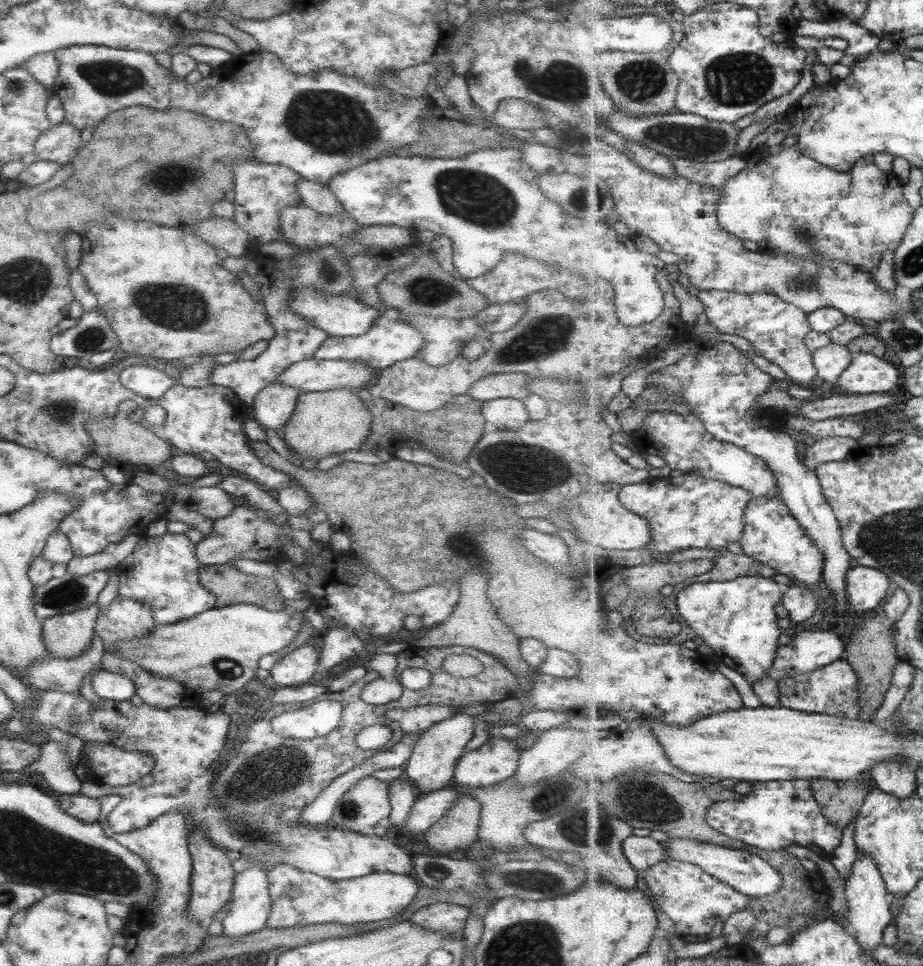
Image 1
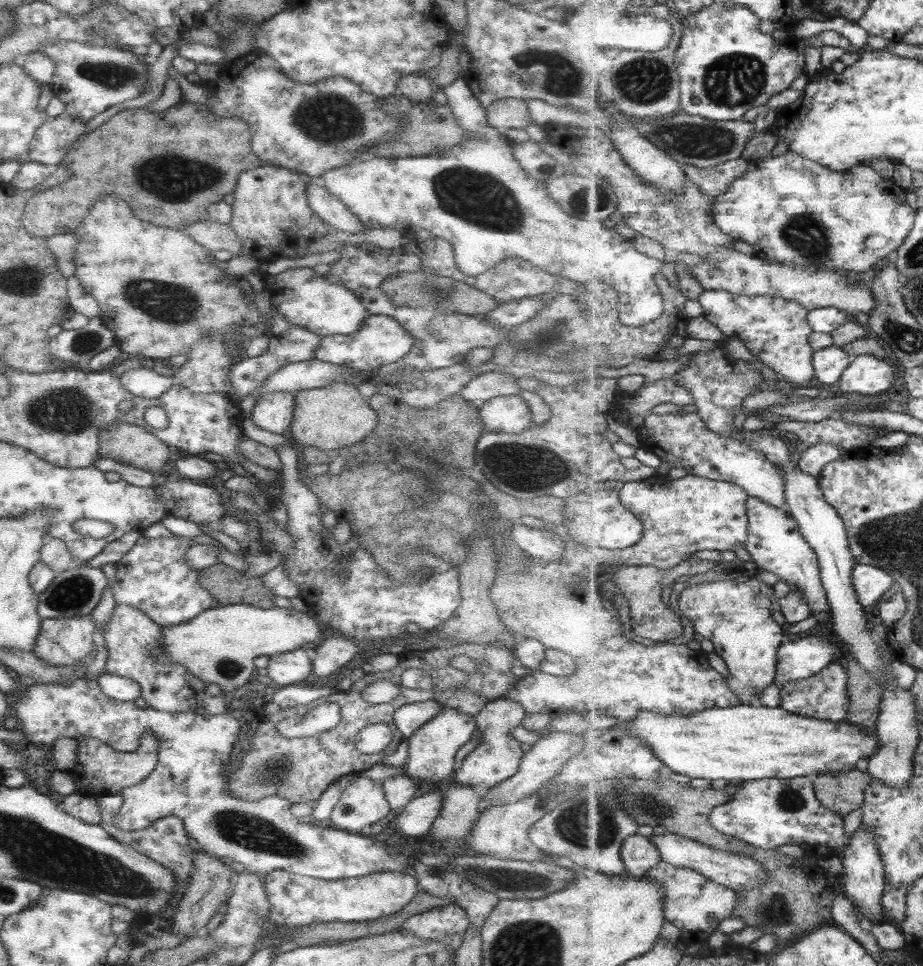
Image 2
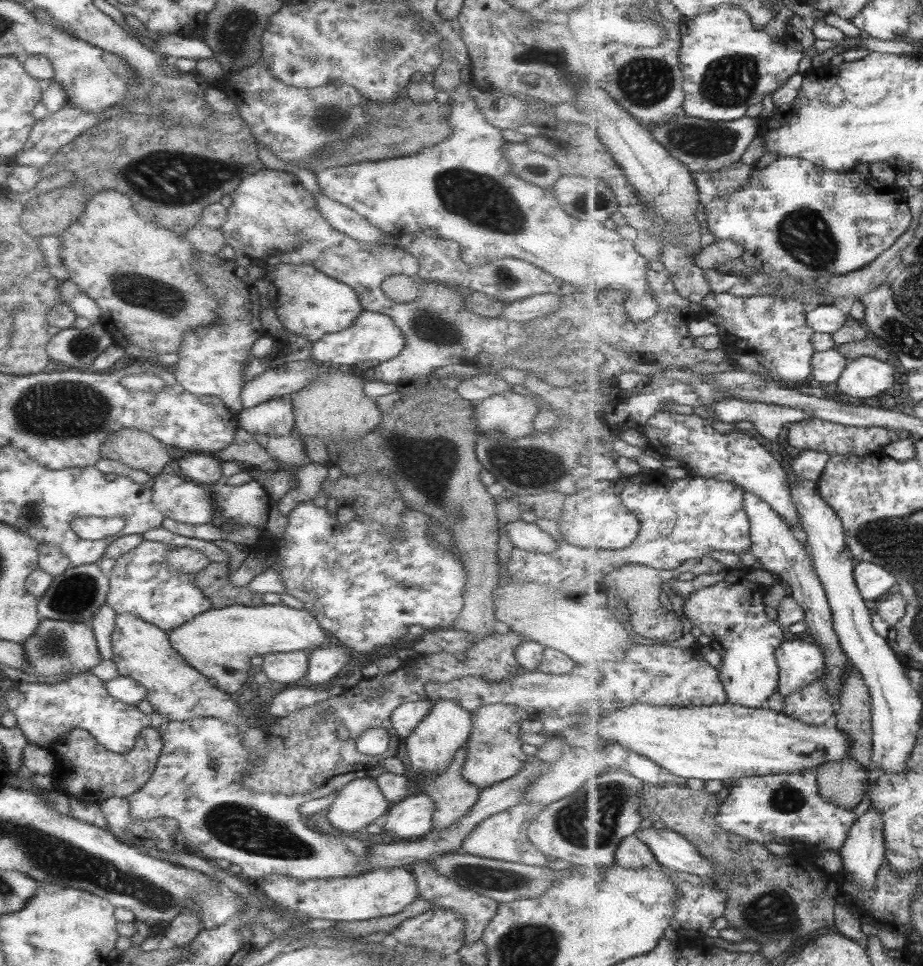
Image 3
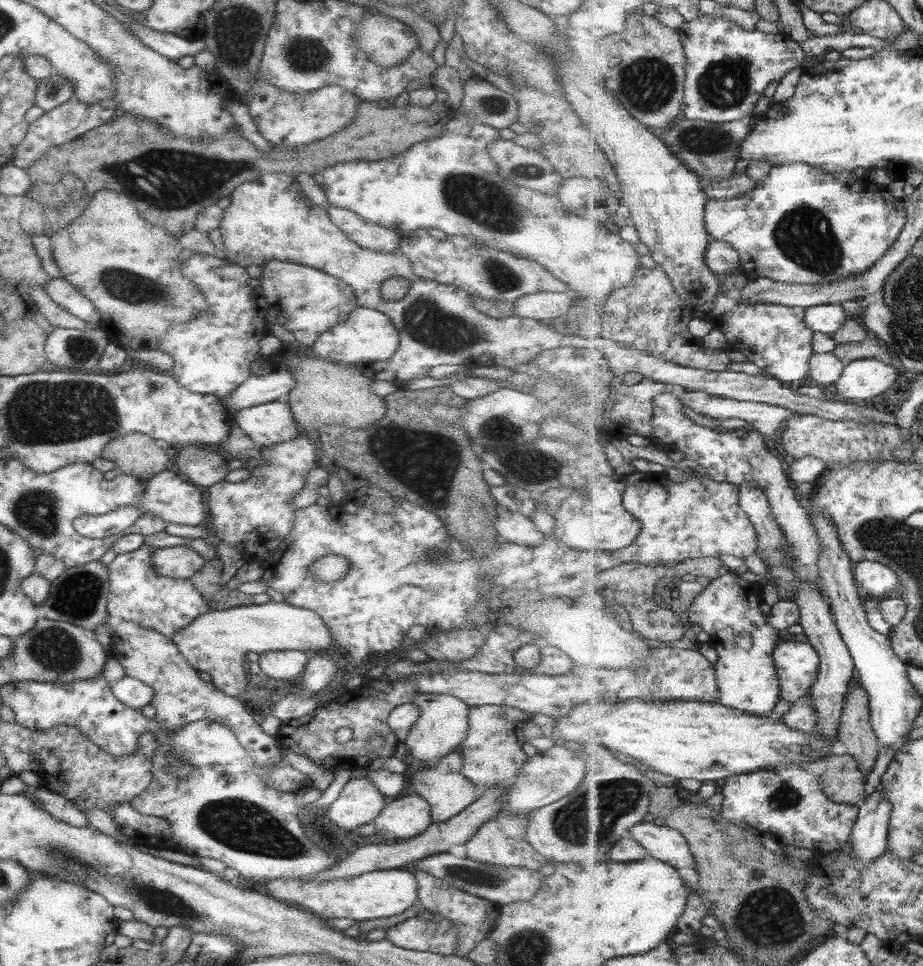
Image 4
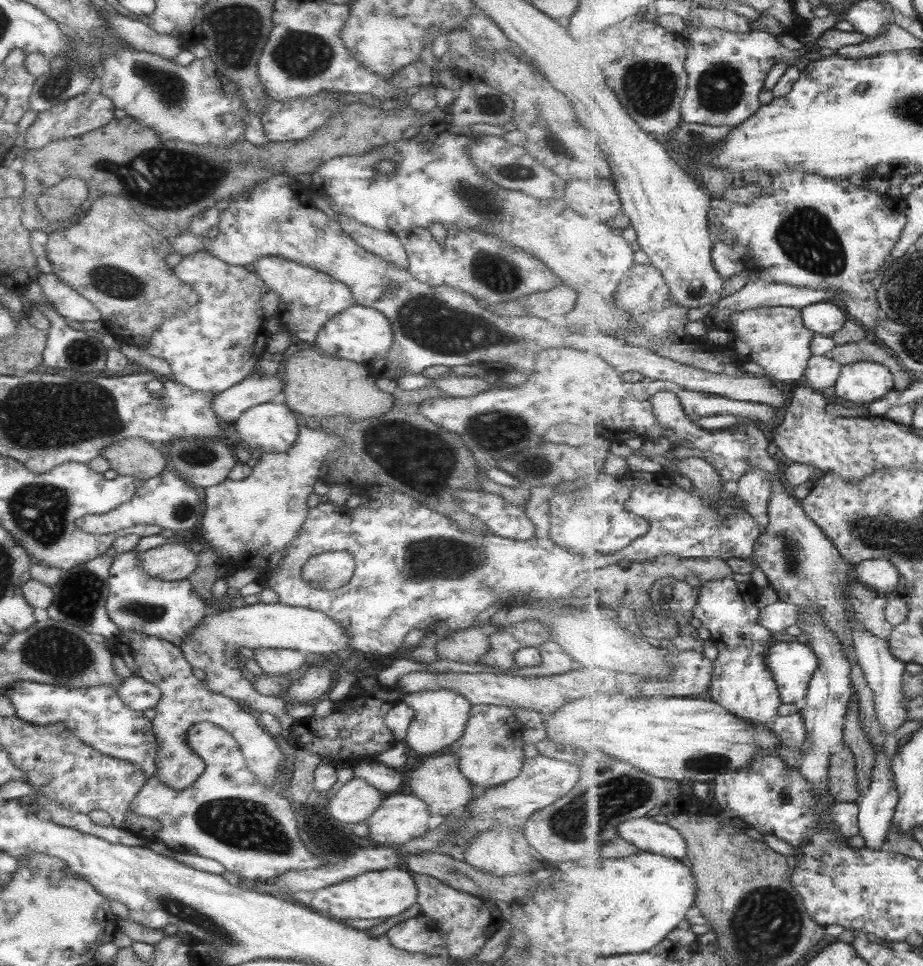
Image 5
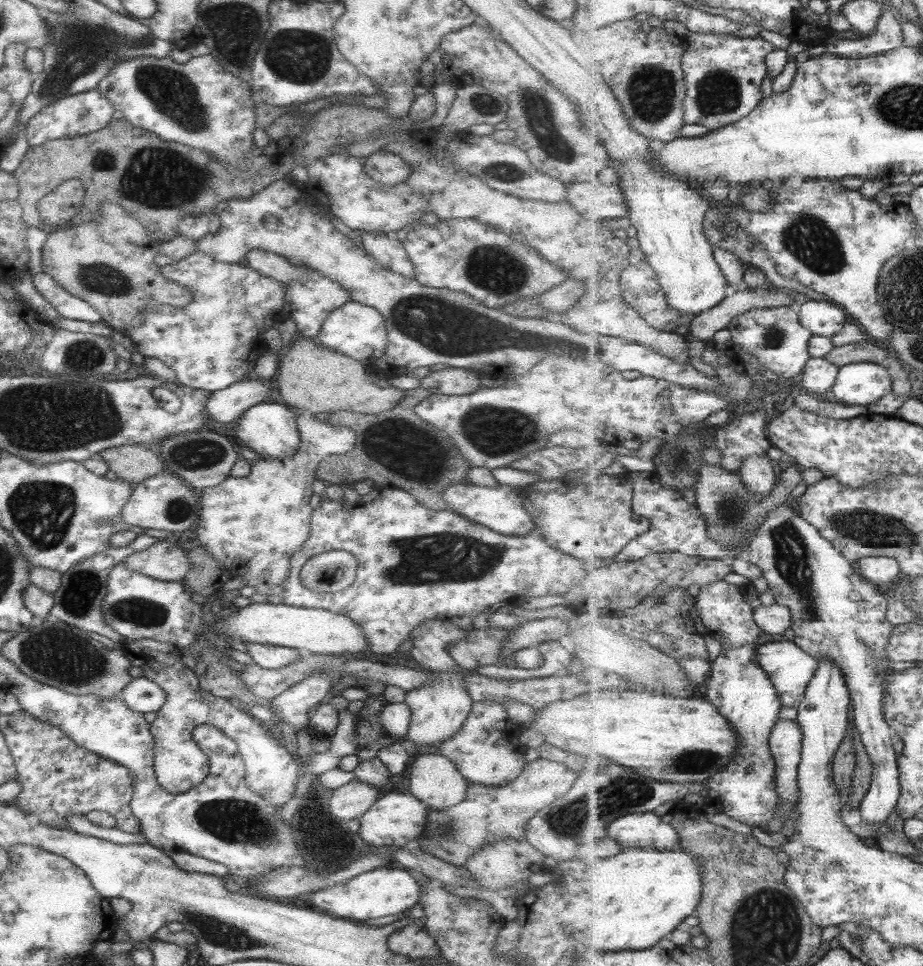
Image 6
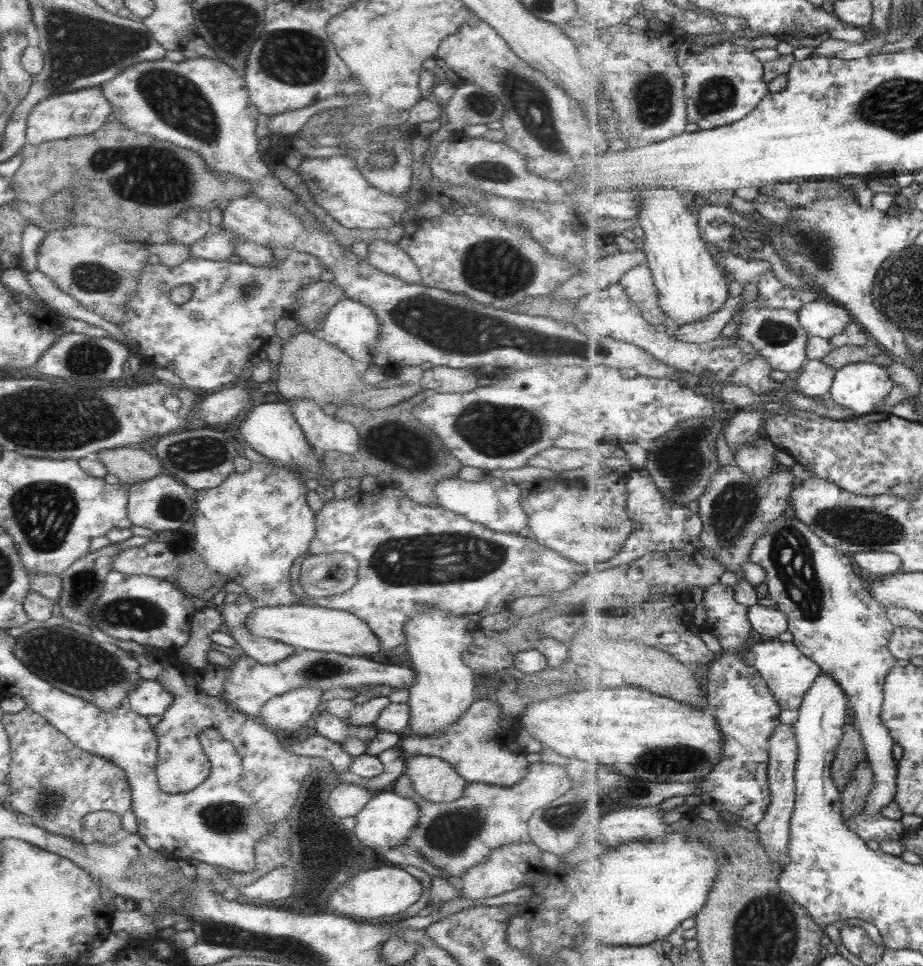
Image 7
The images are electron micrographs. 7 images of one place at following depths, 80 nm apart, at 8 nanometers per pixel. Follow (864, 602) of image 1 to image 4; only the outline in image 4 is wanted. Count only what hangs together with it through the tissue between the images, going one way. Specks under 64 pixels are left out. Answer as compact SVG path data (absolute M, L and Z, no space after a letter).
M873 560L856 562L854 576L859 582L864 596L873 598L885 598L899 584L902 584L893 568L879 562L873 562Z

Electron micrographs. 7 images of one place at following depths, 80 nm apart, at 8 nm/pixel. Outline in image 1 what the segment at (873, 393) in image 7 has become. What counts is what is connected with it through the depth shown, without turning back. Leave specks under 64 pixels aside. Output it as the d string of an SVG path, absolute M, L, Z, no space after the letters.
M854 353L851 366L840 376L838 388L849 394L894 392L899 388L899 370L873 353Z

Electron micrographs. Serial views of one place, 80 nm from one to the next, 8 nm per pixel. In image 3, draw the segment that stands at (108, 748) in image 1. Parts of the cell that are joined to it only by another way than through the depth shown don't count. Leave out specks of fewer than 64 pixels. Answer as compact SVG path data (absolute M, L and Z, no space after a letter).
M143 728L135 737L134 745L126 753L109 752L84 730L73 729L56 738L47 751L53 759L51 777L55 790L79 799L87 804L98 804L109 798L124 801L137 792L148 780L155 766L160 748L159 733L154 728Z

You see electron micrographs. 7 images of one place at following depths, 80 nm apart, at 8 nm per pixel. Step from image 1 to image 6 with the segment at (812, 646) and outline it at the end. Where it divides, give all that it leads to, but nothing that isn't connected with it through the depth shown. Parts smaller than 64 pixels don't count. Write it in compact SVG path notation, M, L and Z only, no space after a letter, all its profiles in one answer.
M793 640L764 643L757 651L758 663L773 681L784 706L799 706L805 698L809 683L820 668L820 661L797 645Z

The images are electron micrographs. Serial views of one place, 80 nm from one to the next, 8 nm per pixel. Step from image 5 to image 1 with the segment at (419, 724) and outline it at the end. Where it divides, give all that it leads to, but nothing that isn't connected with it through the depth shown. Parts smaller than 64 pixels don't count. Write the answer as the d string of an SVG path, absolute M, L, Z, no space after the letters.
M459 712L418 733L418 739L412 744L411 754L403 768L405 779L414 786L415 792L425 794L447 786L449 780L452 780L454 766L463 754L463 747L471 740L473 733L473 717Z

